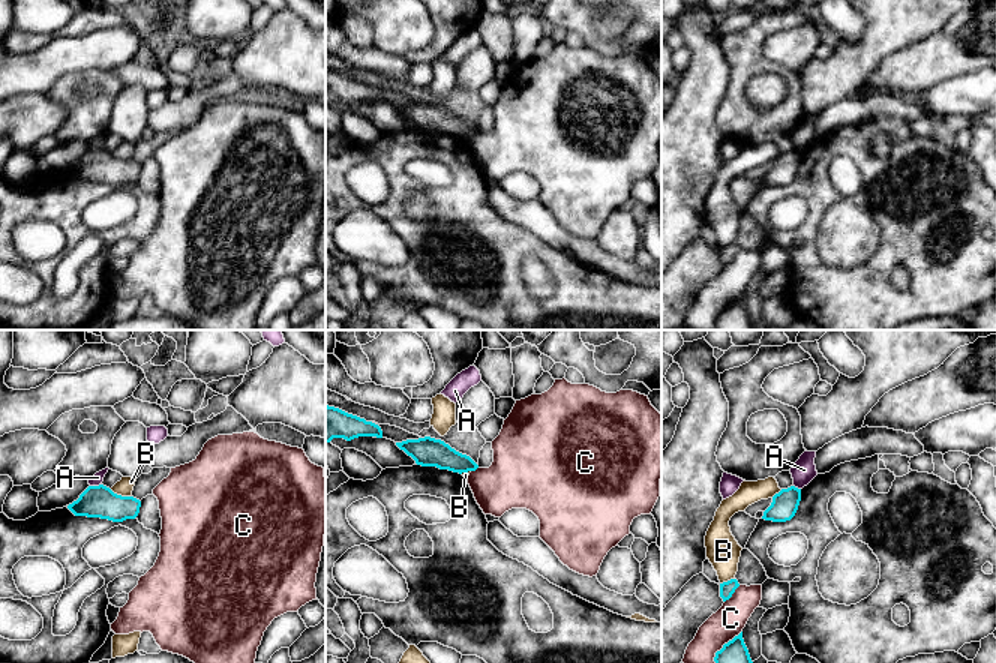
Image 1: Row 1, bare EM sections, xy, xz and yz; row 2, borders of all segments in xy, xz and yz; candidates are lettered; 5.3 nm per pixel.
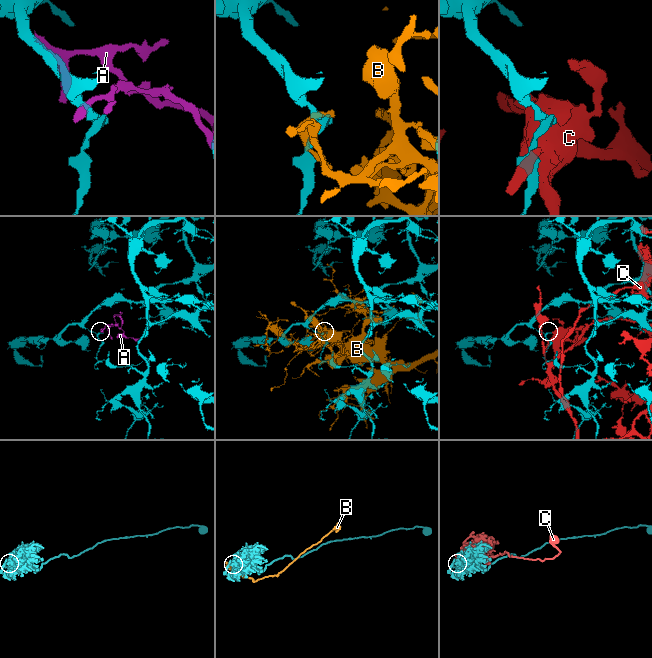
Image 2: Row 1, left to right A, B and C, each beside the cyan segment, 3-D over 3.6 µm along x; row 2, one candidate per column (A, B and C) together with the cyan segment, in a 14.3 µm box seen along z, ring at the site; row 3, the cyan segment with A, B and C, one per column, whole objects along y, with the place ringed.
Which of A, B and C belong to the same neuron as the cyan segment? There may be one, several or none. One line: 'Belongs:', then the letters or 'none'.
Belongs: none

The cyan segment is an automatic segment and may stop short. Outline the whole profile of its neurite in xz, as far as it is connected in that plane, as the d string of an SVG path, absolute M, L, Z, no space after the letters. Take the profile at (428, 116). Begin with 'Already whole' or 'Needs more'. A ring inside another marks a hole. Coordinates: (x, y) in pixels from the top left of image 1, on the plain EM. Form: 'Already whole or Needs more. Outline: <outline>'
Already whole. Outline: M430 100L406 104L396 106L396 110L422 130L436 130L459 138L476 135L478 132L470 120L462 118L444 105Z

